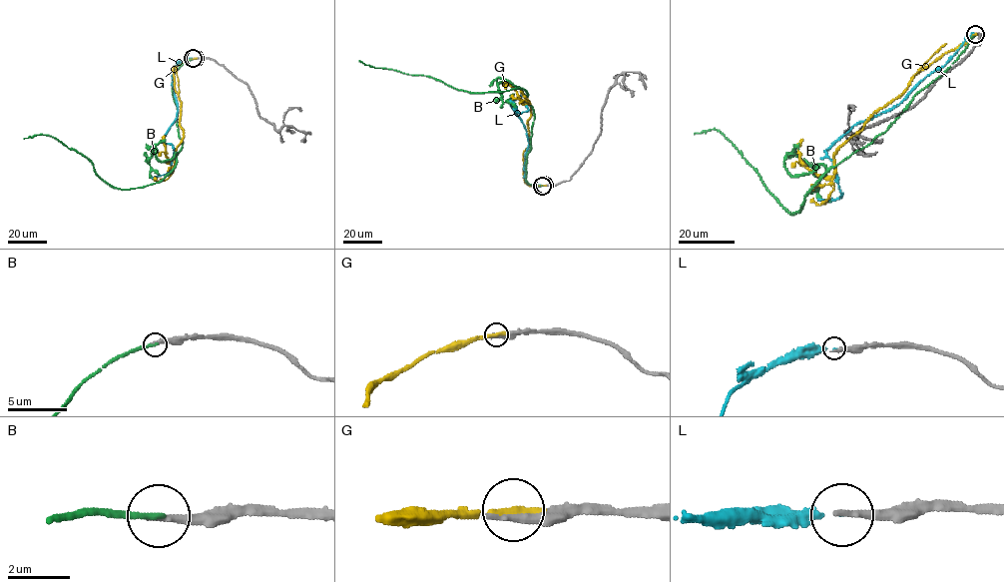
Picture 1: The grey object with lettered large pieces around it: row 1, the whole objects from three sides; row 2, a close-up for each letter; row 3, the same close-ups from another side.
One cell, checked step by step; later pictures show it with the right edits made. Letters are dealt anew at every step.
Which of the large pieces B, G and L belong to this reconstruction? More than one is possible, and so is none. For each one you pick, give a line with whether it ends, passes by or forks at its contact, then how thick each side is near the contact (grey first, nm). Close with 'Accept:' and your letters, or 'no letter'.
B: It ends there. Thickness 200 nm (grey) against 190 nm
Accept: B

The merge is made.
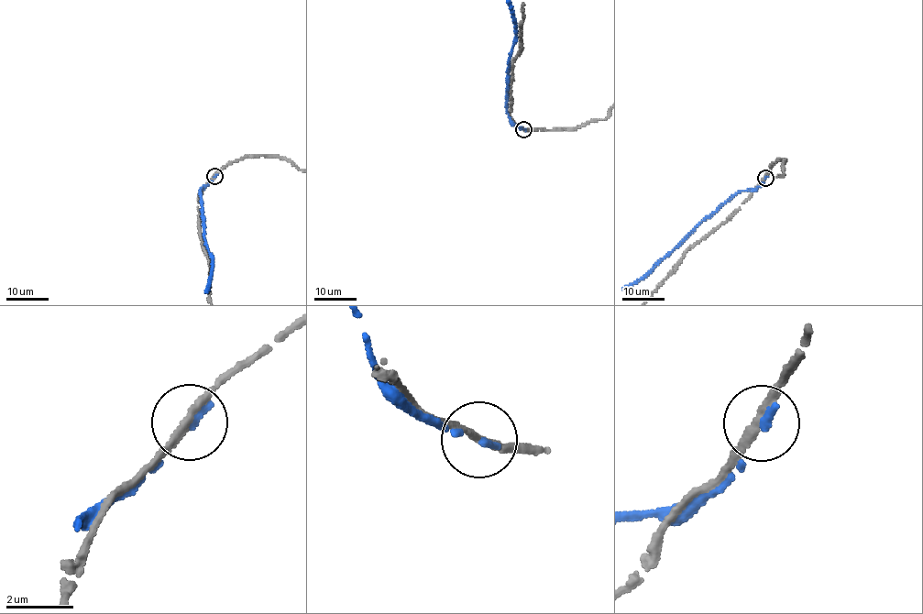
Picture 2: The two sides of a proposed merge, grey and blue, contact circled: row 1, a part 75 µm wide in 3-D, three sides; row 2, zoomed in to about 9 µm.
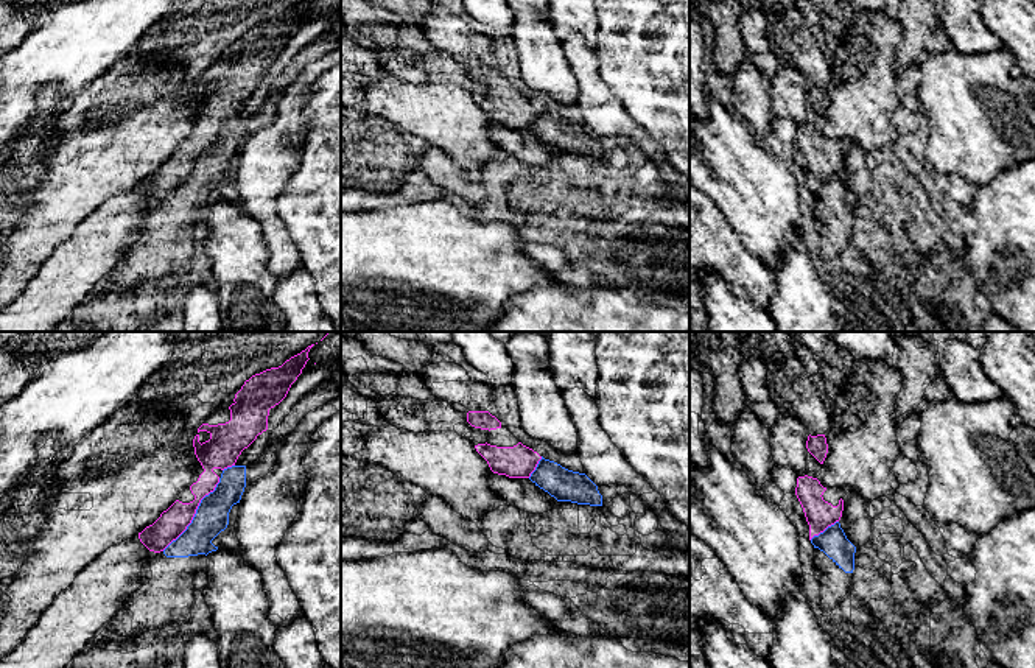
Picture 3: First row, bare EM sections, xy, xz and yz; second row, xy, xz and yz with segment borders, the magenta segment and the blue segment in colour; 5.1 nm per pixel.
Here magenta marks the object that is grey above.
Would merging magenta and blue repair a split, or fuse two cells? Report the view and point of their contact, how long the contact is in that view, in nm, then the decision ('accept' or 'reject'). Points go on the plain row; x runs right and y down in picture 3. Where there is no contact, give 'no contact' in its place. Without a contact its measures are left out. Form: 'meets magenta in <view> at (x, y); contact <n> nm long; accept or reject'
meets magenta in xy at (195, 164); contact 480 nm long; reject

